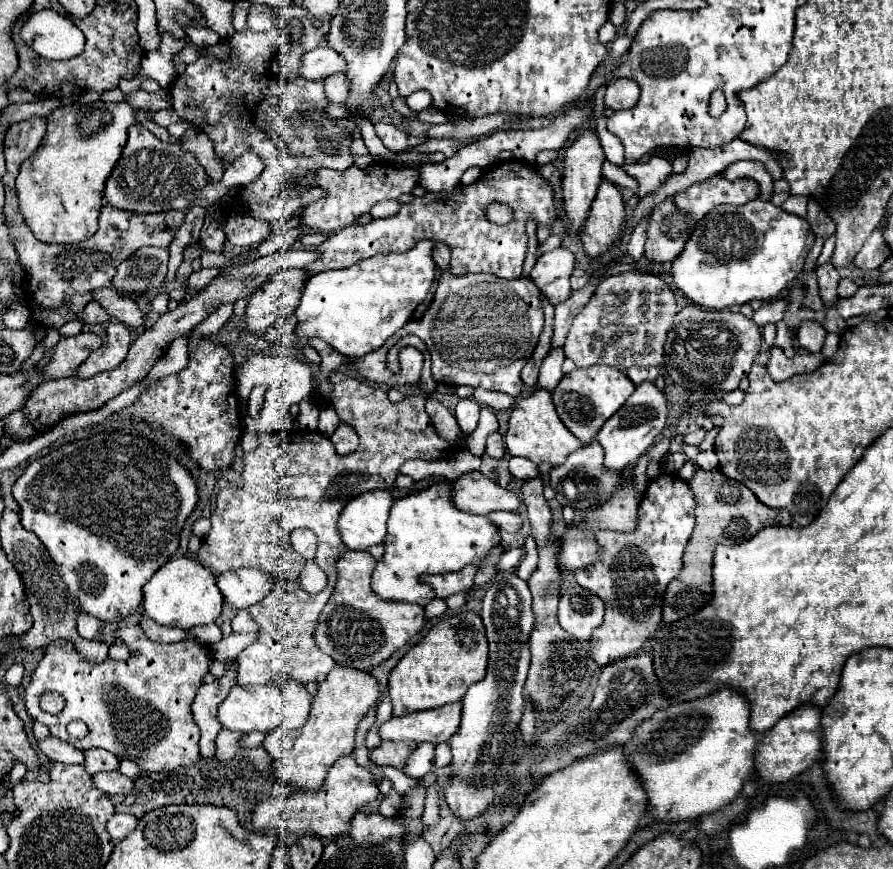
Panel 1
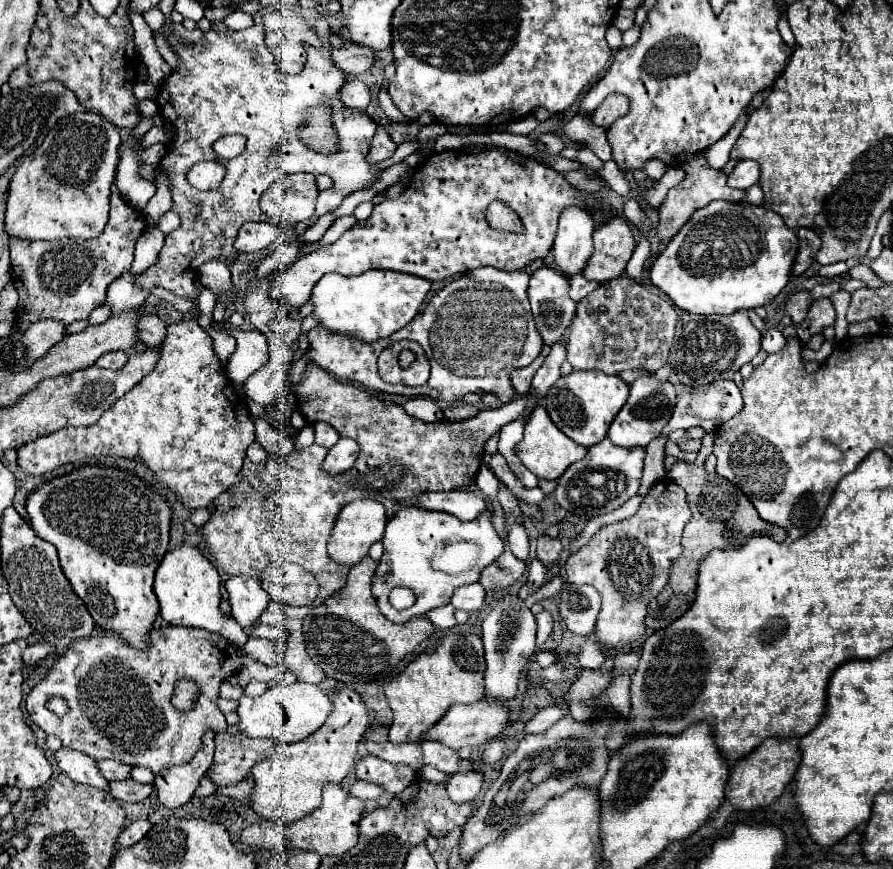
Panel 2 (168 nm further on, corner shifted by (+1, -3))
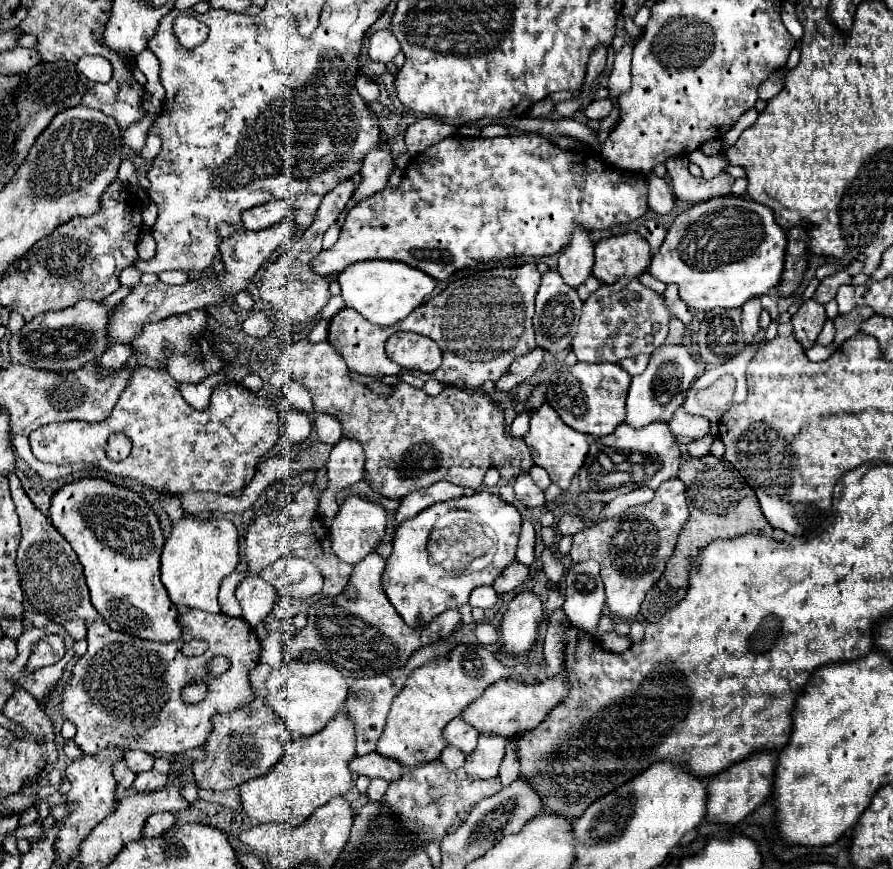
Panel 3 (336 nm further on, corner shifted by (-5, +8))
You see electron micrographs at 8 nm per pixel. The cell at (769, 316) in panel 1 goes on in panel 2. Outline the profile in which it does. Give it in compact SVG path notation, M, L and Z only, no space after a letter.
M799 291L793 294L787 303L787 307L783 307L783 309L791 315L792 323L798 324L807 317L811 303L810 294L807 291Z

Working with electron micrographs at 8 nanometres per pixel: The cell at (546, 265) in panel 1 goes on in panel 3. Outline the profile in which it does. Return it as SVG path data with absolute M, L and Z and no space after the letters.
M547 270L541 276L541 286L539 286L537 300L535 300L533 326L535 326L535 334L537 334L537 346L541 346L553 354L567 348L575 336L581 306L583 306L583 302L579 300L577 290L563 284L563 278L557 274L557 270Z

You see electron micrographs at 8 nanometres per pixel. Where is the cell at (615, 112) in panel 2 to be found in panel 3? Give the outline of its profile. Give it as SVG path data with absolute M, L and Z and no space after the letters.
M605 98L605 100L595 100L595 102L591 102L591 104L587 106L585 114L587 114L587 118L591 118L591 120L601 120L601 118L607 118L611 110L613 110L613 102L611 102L609 98Z

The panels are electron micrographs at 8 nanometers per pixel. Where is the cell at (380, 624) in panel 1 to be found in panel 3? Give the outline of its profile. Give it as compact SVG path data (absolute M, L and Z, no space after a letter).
M377 552L367 554L359 564L355 564L351 580L343 594L321 598L313 606L309 606L307 626L303 630L297 630L283 644L283 656L287 660L295 660L299 658L301 650L309 648L319 652L337 668L351 670L361 676L377 676L401 668L417 648L437 642L457 628L457 624L461 622L457 610L439 614L427 628L407 628L407 624L399 620L399 614L381 588L383 568L385 560Z

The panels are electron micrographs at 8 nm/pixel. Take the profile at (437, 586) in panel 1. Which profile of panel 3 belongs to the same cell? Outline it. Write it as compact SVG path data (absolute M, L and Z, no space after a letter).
M493 586L475 588L475 592L471 592L469 596L469 604L479 606L479 608L493 608L495 602L497 602L497 592L493 590Z

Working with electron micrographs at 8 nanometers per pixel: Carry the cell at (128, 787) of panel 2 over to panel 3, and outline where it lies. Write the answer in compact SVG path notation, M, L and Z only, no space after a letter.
M147 770L147 772L137 774L137 778L133 782L133 788L135 788L135 792L153 792L153 790L161 790L167 782L169 782L167 774Z

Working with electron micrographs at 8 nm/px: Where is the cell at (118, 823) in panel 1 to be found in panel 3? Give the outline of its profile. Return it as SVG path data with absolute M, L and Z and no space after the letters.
M159 812L147 818L147 824L143 826L143 838L161 836L165 830L169 830L175 824L175 818L171 812Z

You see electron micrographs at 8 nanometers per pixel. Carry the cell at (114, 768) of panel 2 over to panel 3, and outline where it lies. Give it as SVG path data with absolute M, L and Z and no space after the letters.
M127 750L123 754L123 760L125 760L127 768L131 768L135 774L139 774L139 772L151 770L155 758L151 754L147 754L147 752L141 752L141 750Z

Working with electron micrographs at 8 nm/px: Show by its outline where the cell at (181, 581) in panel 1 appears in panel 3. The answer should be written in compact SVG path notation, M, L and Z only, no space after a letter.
M183 516L173 524L173 534L167 538L161 554L161 582L175 606L219 612L217 592L223 576L231 574L239 562L239 534L229 520L197 520Z

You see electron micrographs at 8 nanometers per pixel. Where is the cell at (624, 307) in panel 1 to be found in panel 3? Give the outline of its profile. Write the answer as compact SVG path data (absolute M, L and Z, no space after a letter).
M617 278L613 284L601 284L601 288L583 302L579 328L573 338L573 352L579 362L589 364L617 364L623 358L653 354L655 348L665 344L671 318L673 312L665 306L663 294L649 292L637 278Z

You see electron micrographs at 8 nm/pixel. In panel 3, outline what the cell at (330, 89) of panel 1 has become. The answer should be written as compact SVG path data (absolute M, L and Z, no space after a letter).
M363 74L357 76L357 92L363 100L377 100L379 98L379 86Z

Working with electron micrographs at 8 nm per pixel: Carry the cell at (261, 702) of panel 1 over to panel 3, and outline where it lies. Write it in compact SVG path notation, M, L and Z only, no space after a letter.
M287 660L279 670L271 672L265 682L265 704L287 722L287 726L301 736L311 736L339 712L347 700L347 682L343 674L327 662L303 664L301 660Z

